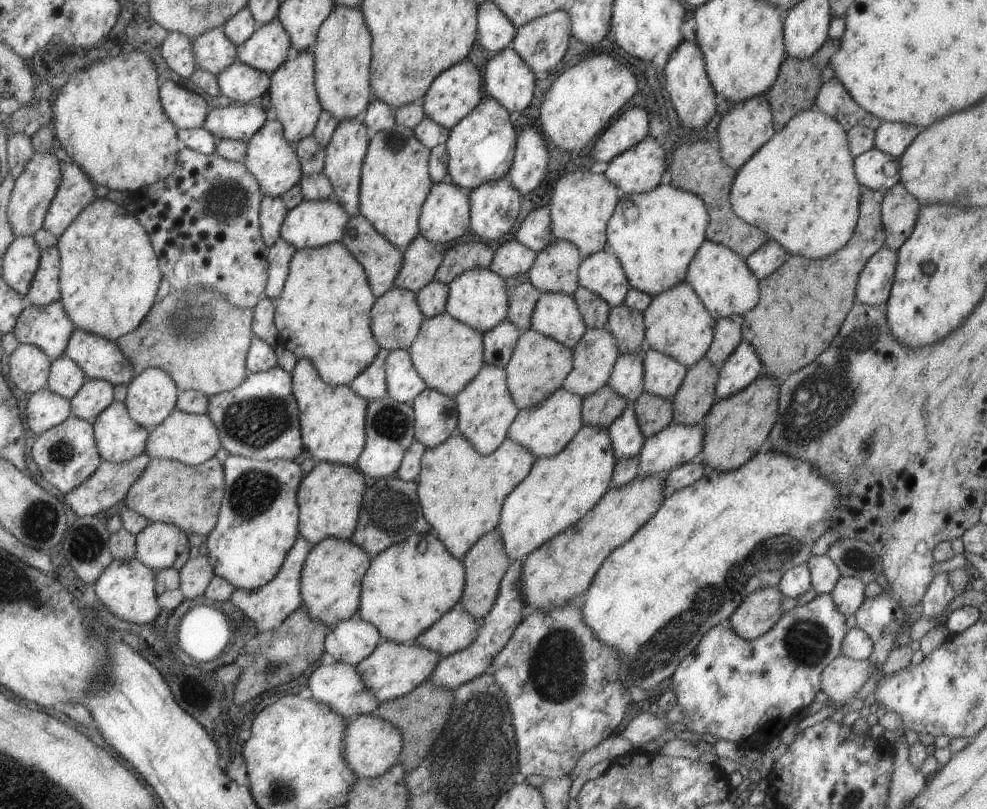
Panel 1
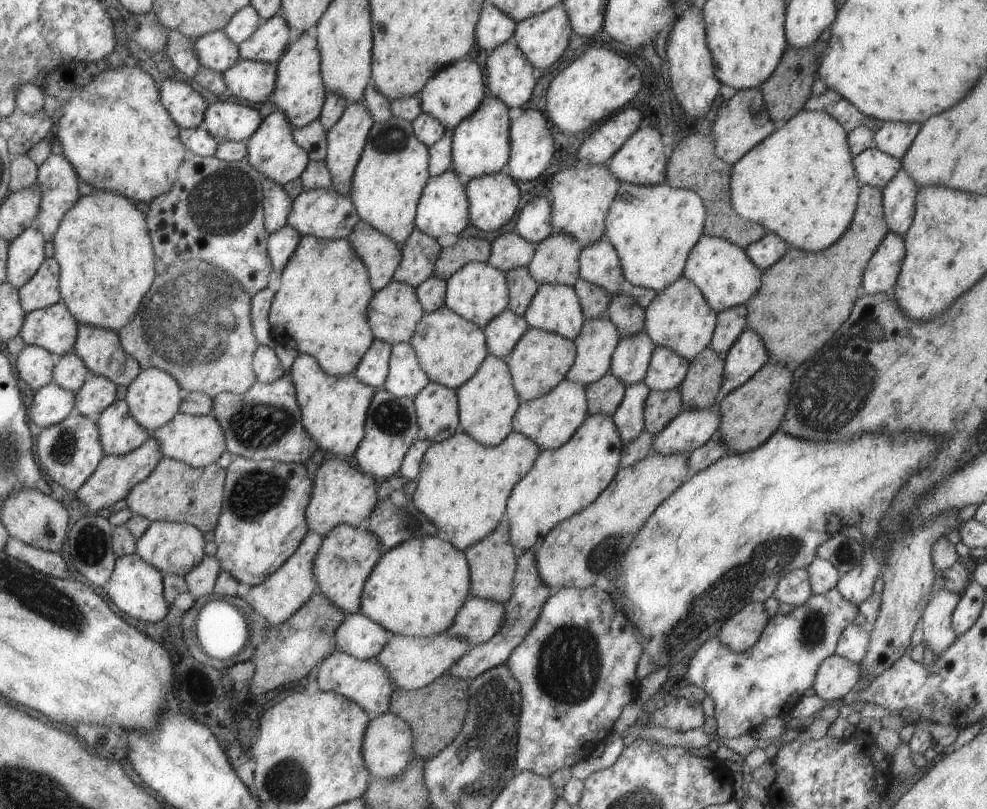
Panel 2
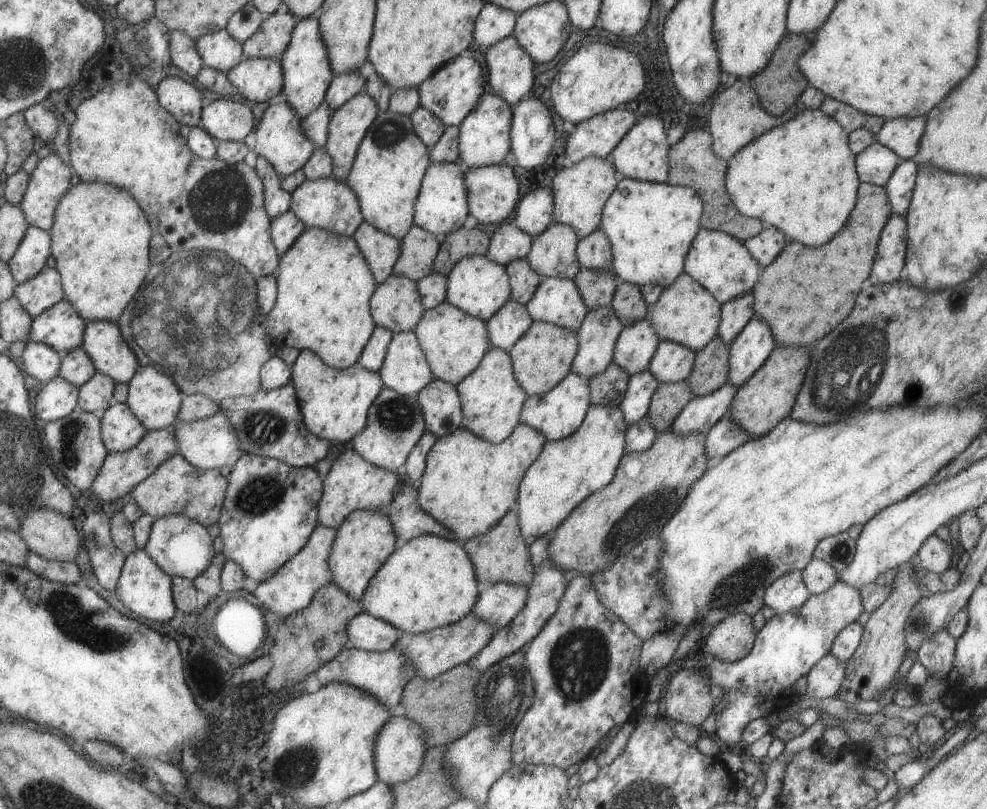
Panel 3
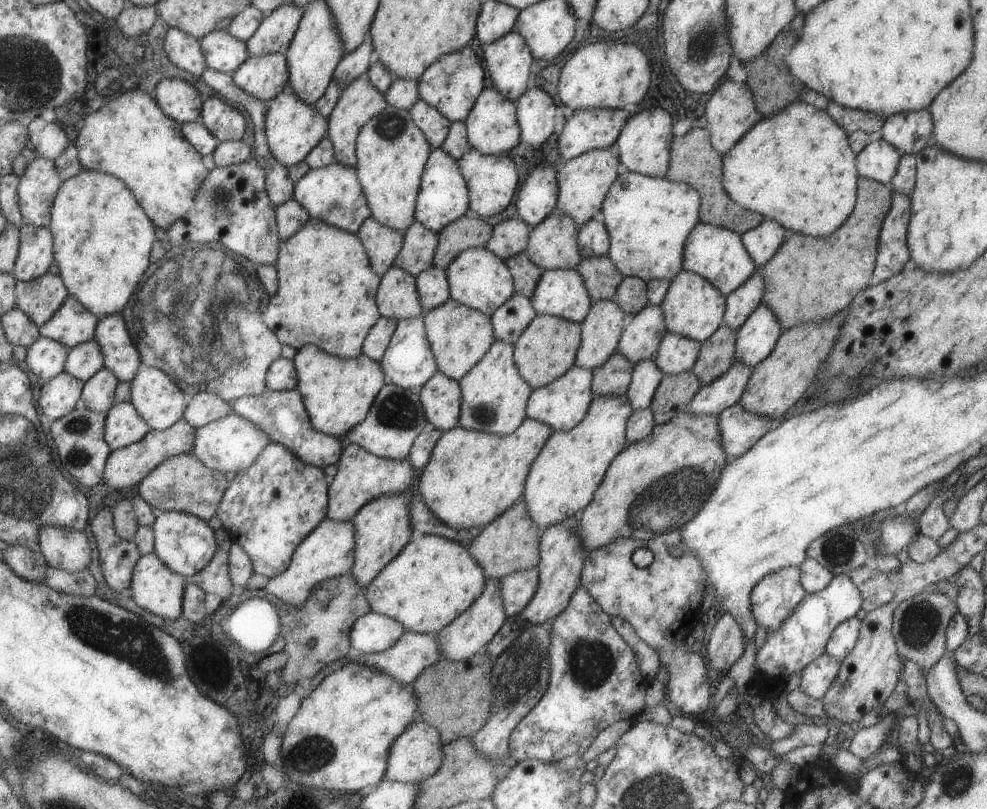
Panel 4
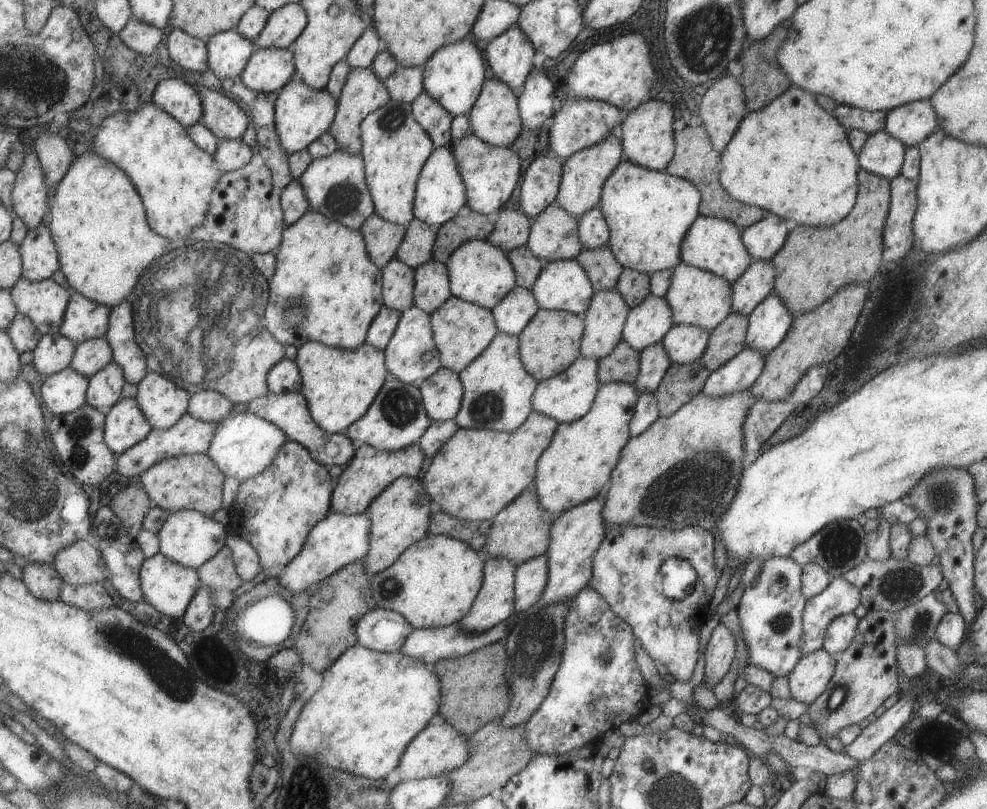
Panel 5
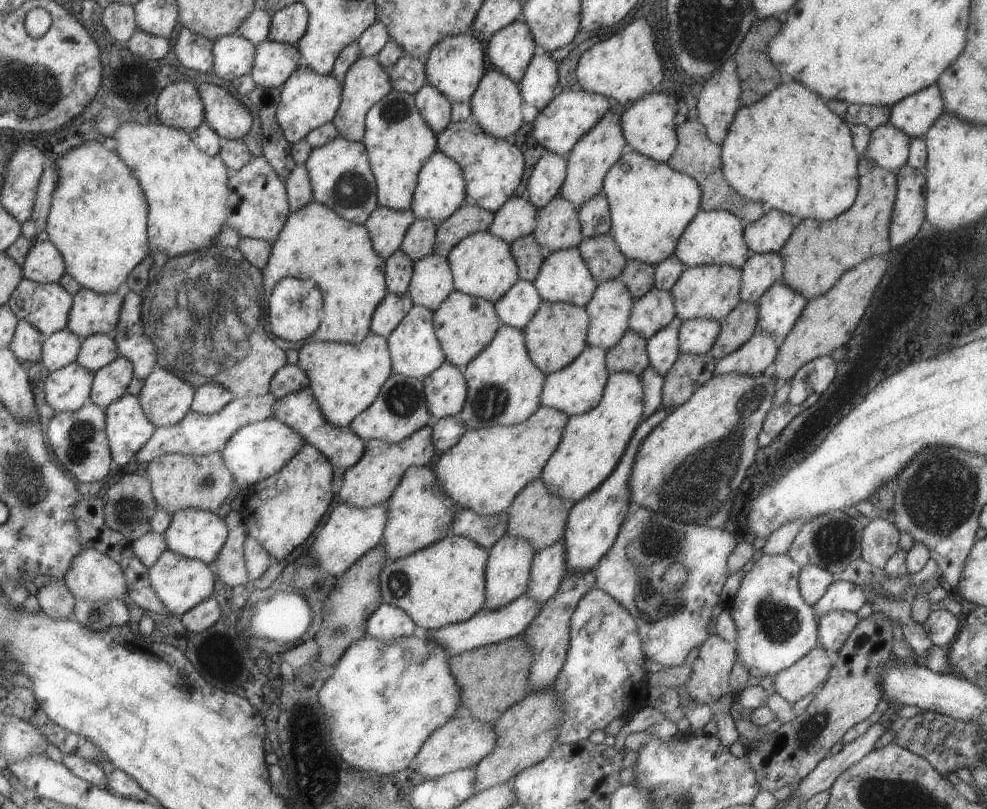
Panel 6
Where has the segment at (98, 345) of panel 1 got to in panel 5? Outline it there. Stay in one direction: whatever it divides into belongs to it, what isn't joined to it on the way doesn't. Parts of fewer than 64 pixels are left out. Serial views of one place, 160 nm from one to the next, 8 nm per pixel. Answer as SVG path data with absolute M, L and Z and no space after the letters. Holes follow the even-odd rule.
M129 299L110 309L104 337L111 347L112 361L121 367L126 382L136 385L148 370L145 355L135 344L134 318Z

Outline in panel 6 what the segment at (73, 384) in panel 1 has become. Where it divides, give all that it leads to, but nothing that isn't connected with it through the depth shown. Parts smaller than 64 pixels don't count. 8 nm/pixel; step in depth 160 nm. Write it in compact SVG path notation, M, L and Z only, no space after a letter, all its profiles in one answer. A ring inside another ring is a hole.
M97 333L81 340L75 362L94 373L119 356L111 334Z

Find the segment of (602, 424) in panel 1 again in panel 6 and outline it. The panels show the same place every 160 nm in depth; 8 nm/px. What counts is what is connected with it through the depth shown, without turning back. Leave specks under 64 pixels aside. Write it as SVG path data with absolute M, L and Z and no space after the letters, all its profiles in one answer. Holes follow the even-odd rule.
M627 329L617 344L606 350L605 359L608 374L629 371L639 375L649 366L646 340L634 330Z

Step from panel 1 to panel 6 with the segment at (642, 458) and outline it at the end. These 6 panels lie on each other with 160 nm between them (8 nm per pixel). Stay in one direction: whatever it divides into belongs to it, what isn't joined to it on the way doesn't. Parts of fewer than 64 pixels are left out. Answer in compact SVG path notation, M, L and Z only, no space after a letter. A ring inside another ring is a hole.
M756 329L749 340L716 361L714 374L756 375L768 371L776 357L778 345L777 339L772 334Z

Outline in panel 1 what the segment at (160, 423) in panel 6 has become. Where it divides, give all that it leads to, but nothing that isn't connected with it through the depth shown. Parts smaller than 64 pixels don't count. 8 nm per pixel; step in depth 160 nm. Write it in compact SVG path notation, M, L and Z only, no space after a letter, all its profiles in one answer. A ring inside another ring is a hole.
M147 368L127 385L124 406L135 424L151 430L176 409L179 390L159 368Z

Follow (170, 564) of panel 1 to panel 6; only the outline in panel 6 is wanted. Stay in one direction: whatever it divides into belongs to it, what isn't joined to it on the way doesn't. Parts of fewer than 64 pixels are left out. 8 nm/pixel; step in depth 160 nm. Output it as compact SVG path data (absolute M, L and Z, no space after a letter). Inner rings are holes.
M192 508L175 511L171 514L171 518L163 534L167 550L190 559L203 561L211 566L228 535L225 521L211 511Z

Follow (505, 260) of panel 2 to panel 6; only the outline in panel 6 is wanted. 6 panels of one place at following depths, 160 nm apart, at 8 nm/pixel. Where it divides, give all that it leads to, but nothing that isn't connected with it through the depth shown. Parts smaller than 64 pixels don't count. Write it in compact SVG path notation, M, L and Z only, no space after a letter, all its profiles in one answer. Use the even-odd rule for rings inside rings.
M513 195L494 212L488 231L510 244L516 238L532 232L536 223L536 212L537 208L527 197Z

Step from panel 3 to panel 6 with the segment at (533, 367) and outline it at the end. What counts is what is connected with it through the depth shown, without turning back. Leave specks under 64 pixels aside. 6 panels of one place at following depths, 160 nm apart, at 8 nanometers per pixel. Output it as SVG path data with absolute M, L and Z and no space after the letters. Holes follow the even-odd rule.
M541 301L535 314L524 326L524 343L531 362L546 375L565 368L586 347L586 330L588 327L588 314L585 307L569 304L566 302Z

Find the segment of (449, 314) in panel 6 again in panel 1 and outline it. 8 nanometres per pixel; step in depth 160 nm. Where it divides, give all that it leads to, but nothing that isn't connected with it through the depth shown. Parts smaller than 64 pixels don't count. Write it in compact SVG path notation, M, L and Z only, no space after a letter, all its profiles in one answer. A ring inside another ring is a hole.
M443 313L432 318L424 318L408 352L412 366L425 382L426 388L435 390L443 396L453 397L463 390L484 366L482 339L482 334L477 330Z

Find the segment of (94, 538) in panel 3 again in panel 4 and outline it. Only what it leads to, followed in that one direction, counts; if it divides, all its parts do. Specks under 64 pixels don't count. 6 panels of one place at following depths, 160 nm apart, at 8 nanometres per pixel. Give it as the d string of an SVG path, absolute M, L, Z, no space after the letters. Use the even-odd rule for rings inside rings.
M99 508L89 522L97 546L102 575L109 588L121 592L130 587L131 573L140 556L133 541L121 540L113 528L112 512Z

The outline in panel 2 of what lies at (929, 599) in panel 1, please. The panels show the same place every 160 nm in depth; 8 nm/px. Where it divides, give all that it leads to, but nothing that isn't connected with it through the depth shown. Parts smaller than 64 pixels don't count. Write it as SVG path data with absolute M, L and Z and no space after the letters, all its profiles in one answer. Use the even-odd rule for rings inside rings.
M934 589L933 599L923 609L919 621L924 648L938 657L955 640L956 634L950 625L950 616L959 596L943 589Z

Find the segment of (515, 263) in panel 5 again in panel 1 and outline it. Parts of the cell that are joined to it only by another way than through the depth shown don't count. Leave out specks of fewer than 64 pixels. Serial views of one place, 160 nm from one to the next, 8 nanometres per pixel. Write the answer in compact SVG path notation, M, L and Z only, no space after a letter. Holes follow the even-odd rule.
M526 273L505 278L504 282L508 299L506 320L509 320L520 333L531 329L531 314L540 291L531 284Z

